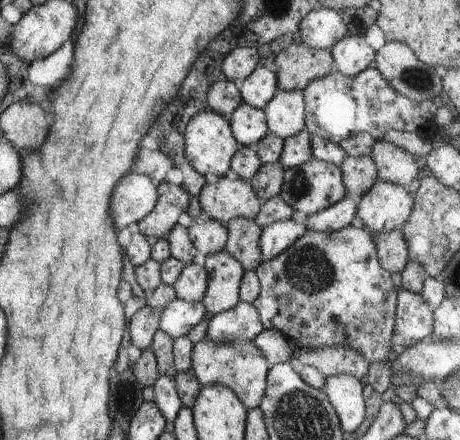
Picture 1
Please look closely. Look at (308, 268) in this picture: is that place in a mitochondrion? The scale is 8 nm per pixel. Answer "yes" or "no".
yes

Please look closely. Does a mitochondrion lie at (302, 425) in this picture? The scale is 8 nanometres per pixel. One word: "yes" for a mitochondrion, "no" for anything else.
yes

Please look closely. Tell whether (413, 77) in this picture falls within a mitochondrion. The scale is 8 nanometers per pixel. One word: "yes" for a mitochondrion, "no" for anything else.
yes

